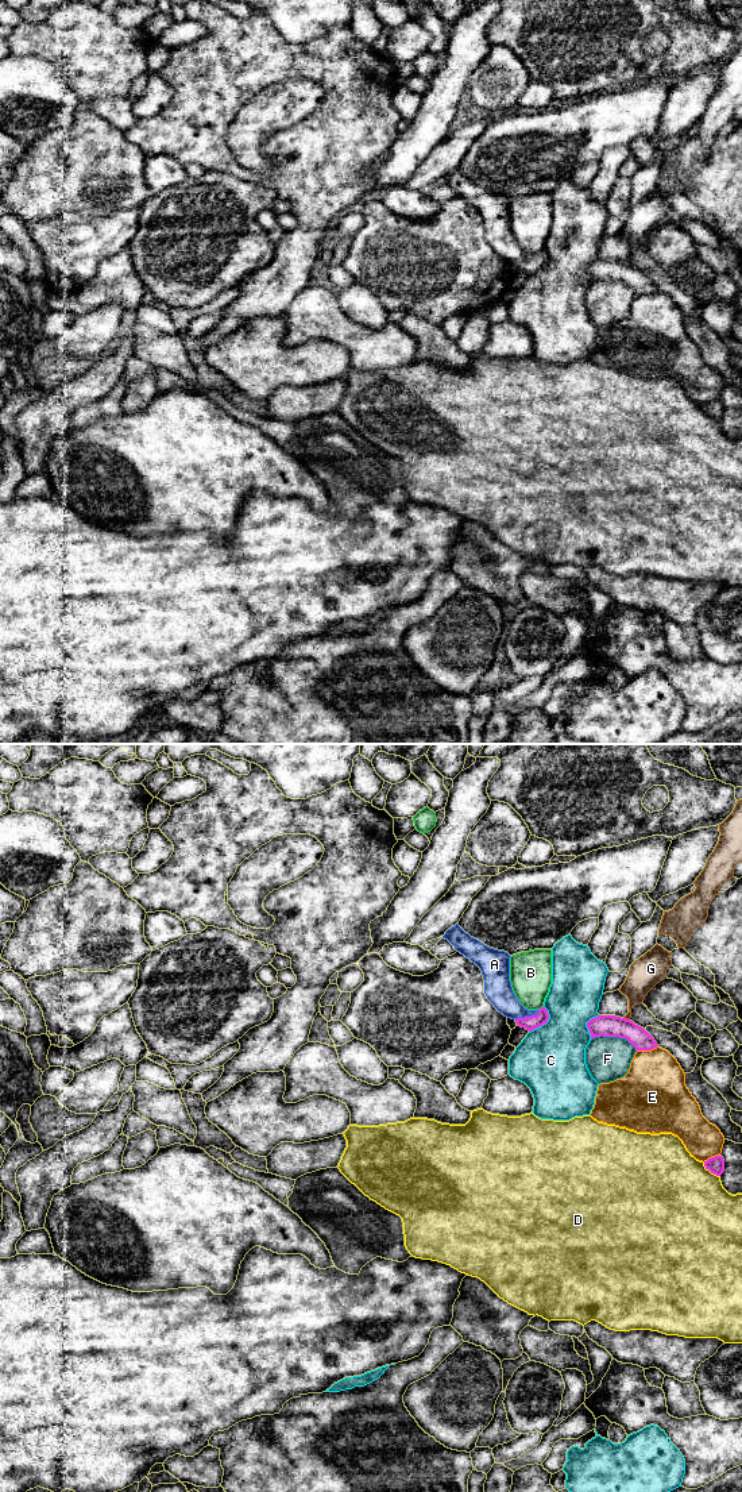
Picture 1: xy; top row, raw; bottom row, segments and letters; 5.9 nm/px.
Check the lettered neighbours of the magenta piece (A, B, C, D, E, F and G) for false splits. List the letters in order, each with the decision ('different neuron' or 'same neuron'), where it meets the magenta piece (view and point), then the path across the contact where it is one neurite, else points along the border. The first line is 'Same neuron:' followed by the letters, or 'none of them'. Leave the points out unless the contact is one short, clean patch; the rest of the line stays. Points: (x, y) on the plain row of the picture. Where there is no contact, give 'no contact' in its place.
Same neuron: A
A: same neuron | xy (528, 261) | across xy (532, 266), (528, 261), (498, 234)
B: different neuron | xy (541, 251)
C: different neuron | xy (545, 266)
D: different neuron | xy (711, 416)
E: different neuron | xy (646, 293)
F: different neuron | xy (614, 280)
G: different neuron | xy (625, 262)

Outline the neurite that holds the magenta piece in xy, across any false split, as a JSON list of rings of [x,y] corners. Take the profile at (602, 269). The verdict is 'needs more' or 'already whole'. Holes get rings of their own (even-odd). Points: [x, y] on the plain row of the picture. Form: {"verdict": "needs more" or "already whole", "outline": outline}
{"verdict": "already whole", "outline": [[[598,259],[587,266],[591,284],[595,281],[626,282],[635,294],[652,294],[657,292],[654,282],[633,265],[615,259]]]}

